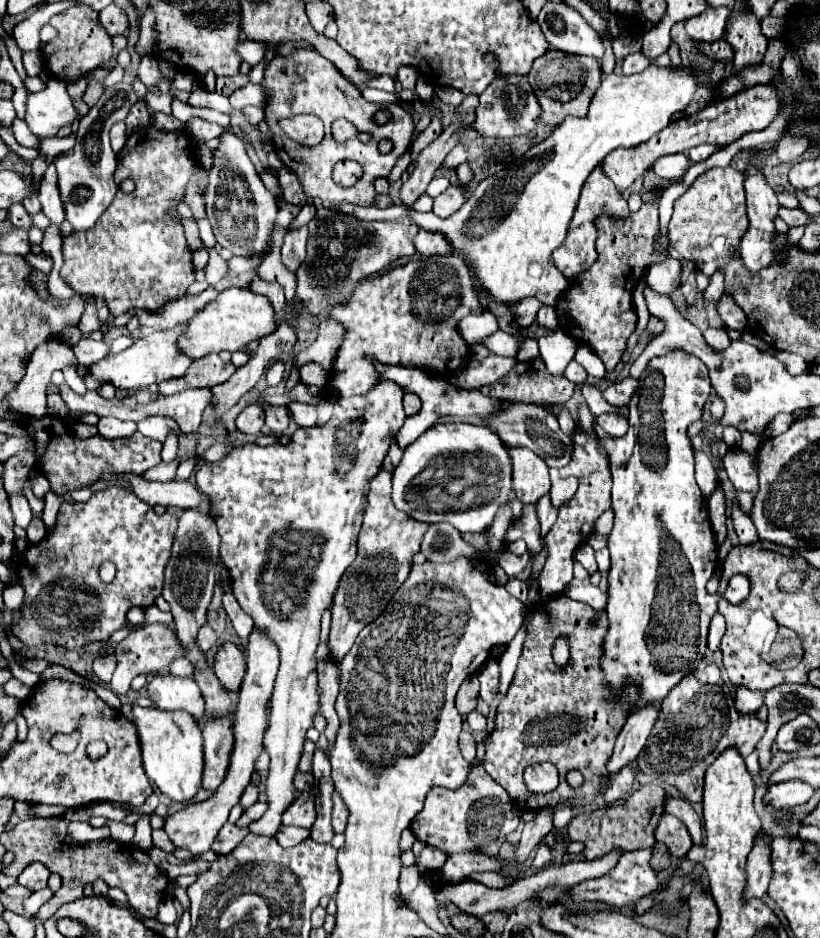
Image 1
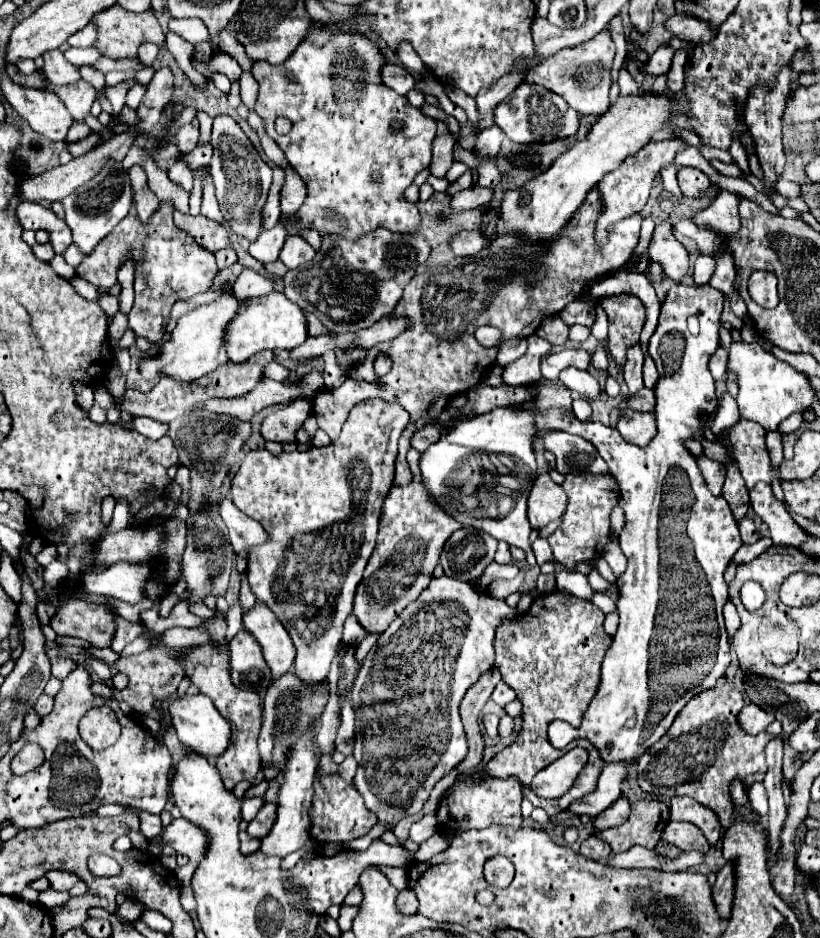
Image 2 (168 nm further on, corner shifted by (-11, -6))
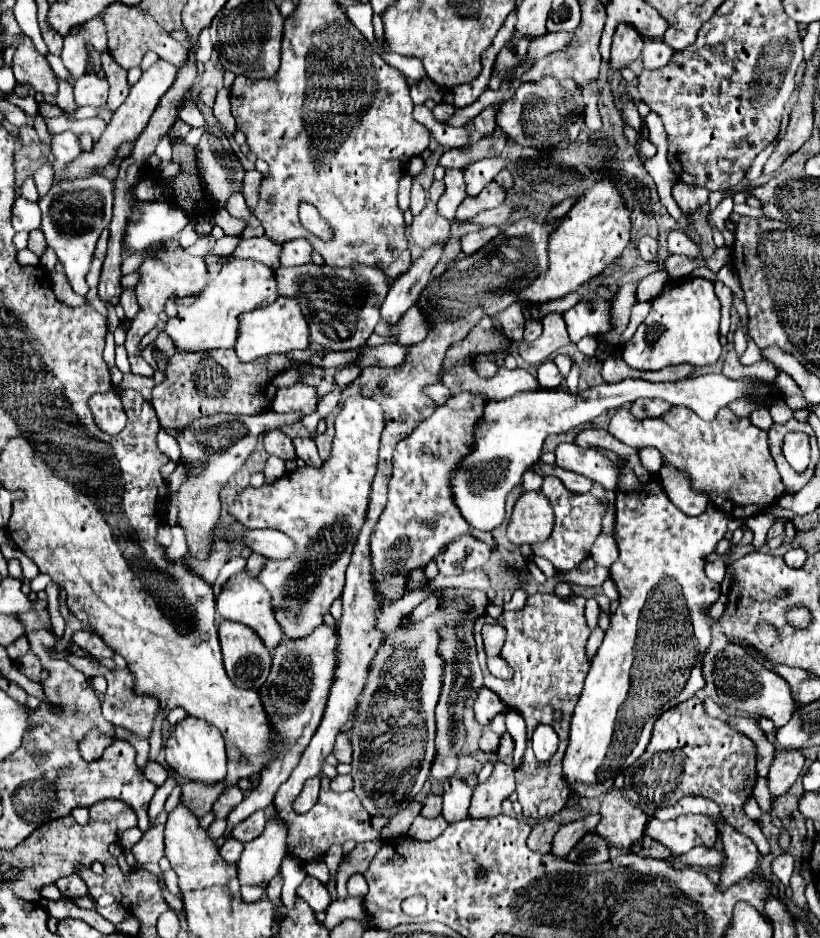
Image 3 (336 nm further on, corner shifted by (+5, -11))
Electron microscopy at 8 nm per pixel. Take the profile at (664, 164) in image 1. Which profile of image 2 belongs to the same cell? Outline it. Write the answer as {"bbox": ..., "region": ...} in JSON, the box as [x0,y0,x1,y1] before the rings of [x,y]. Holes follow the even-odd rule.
{"bbox":[678,168,710,198],"region":[[[680,168],[678,170],[678,184],[680,184],[680,190],[684,196],[700,198],[706,194],[706,190],[710,186],[710,178],[696,168]]]}

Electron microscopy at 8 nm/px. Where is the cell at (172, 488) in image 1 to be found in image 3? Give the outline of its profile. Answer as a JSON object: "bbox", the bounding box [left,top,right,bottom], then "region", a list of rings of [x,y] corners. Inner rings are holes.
{"bbox":[244,529,296,559],"region":[[[248,529],[244,535],[244,545],[252,551],[266,555],[268,559],[288,559],[296,551],[294,539],[276,529]]]}

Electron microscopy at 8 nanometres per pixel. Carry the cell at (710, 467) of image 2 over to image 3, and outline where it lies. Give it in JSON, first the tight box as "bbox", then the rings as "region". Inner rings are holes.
{"bbox":[654,467,708,515],"region":[[[662,467],[654,477],[666,491],[668,499],[686,515],[702,515],[704,509],[708,507],[708,497],[700,497],[700,493],[692,493],[688,485],[688,477],[684,477],[684,473],[676,473],[676,469]]]}

